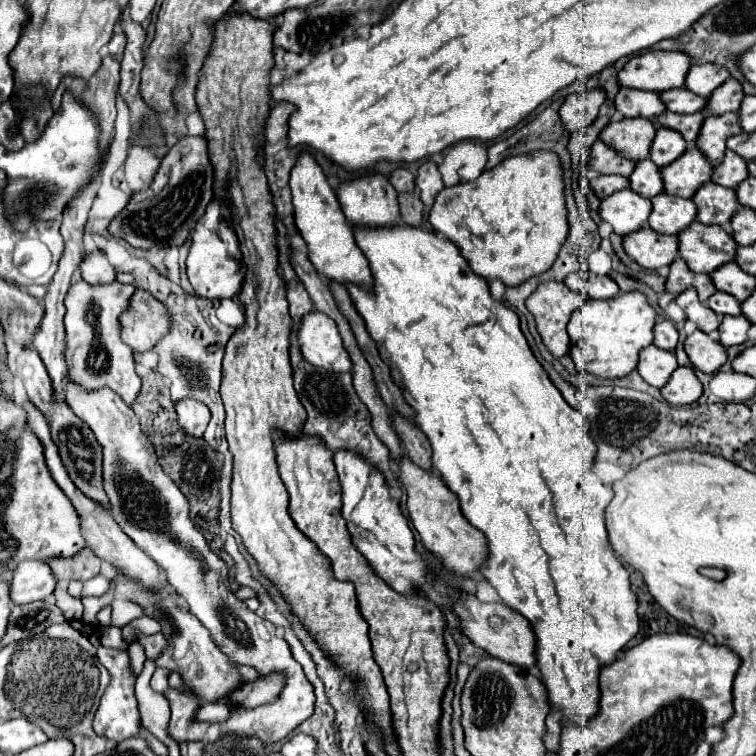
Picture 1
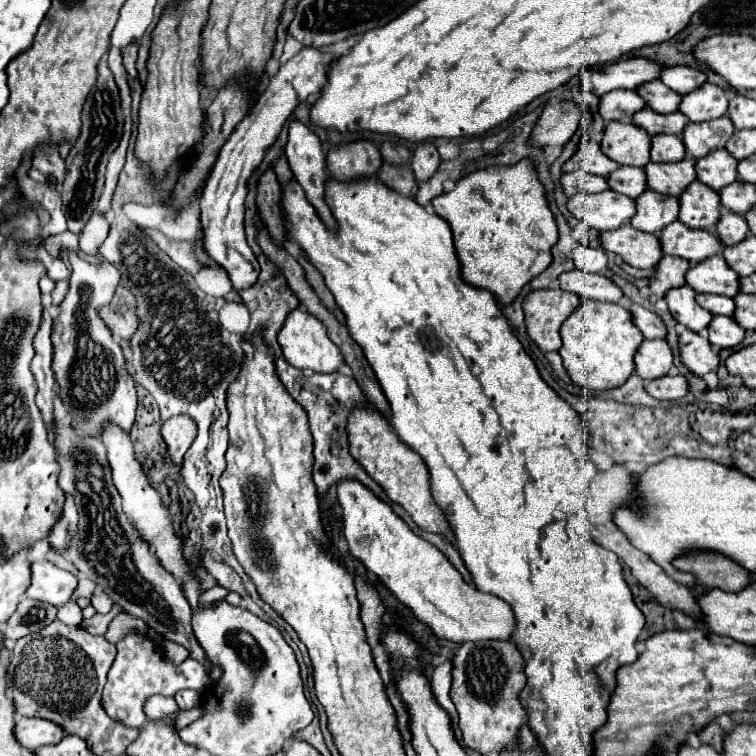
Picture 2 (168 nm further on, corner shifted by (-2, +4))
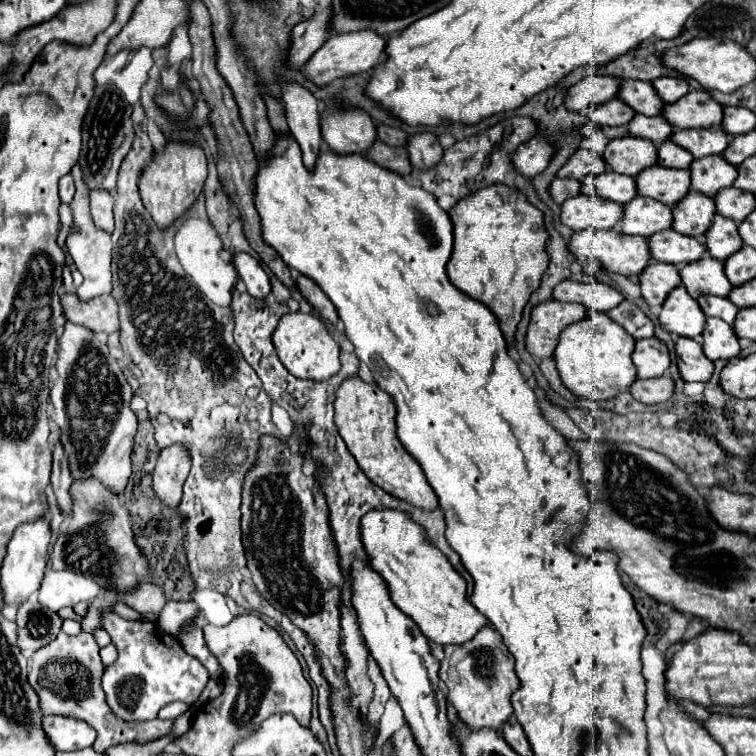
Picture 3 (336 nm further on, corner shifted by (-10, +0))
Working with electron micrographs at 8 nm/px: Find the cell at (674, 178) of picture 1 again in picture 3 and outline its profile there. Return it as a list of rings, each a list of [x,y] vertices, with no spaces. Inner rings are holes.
[[[655,164],[635,176],[635,184],[639,196],[647,196],[667,206],[673,206],[689,192],[691,174],[689,170],[673,170]]]

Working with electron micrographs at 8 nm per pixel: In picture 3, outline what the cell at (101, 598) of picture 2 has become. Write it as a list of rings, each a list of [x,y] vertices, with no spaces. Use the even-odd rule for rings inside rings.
[[[107,614],[103,628],[109,632],[111,642],[117,646],[119,658],[103,672],[103,692],[111,710],[123,720],[153,720],[157,712],[175,700],[193,706],[199,702],[209,674],[205,666],[189,656],[177,638],[165,634],[149,620],[127,620],[119,614]]]

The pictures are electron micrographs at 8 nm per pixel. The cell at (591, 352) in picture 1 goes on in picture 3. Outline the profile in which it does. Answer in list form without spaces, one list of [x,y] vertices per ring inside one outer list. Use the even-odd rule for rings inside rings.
[[[589,312],[587,318],[567,326],[555,348],[555,366],[559,378],[567,390],[571,390],[579,398],[591,400],[609,400],[619,392],[627,390],[635,382],[635,366],[631,364],[631,352],[635,348],[635,340],[619,328],[619,324],[607,320],[605,314]]]

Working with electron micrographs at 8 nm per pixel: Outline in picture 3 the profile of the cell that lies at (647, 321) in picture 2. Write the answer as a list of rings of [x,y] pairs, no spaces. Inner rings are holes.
[[[623,300],[619,306],[615,306],[611,312],[605,312],[613,322],[623,326],[635,340],[653,336],[653,324],[651,320],[629,300]]]

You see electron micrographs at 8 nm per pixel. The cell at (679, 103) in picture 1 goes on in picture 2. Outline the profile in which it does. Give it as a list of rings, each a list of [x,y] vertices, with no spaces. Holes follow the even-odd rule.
[[[653,80],[647,82],[643,86],[637,88],[637,92],[647,100],[647,106],[655,112],[677,112],[681,98],[677,92],[671,92],[671,88],[667,88],[661,80]]]

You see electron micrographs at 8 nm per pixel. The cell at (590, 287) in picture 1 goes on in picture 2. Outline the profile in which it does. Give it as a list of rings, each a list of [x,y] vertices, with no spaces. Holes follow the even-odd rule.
[[[569,270],[559,276],[561,290],[575,292],[589,300],[603,300],[603,302],[619,302],[623,292],[603,274],[589,274],[583,270]]]

